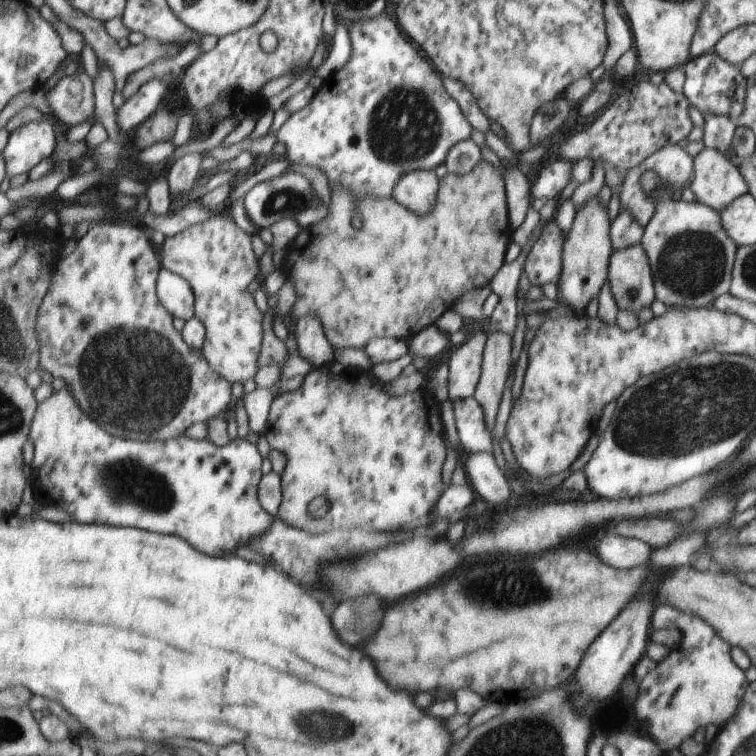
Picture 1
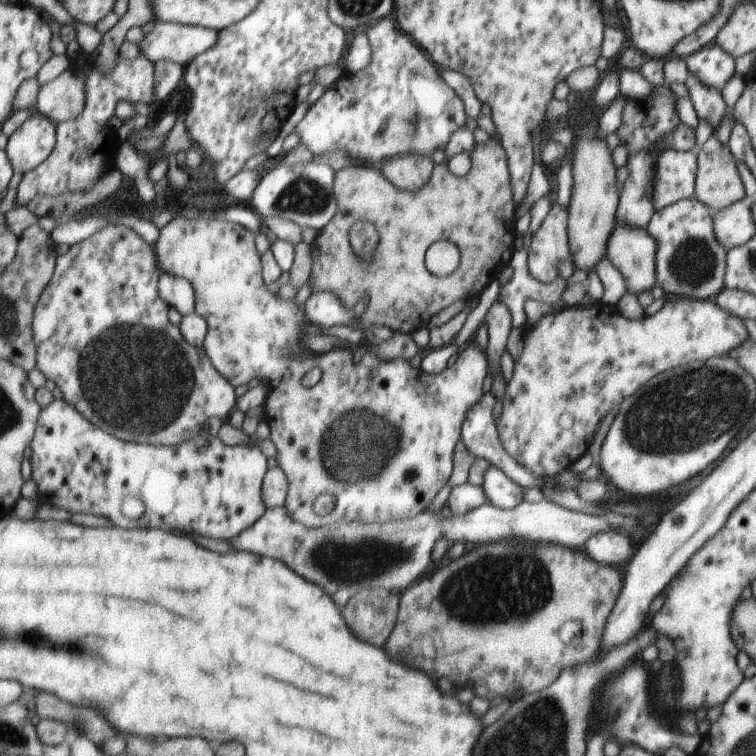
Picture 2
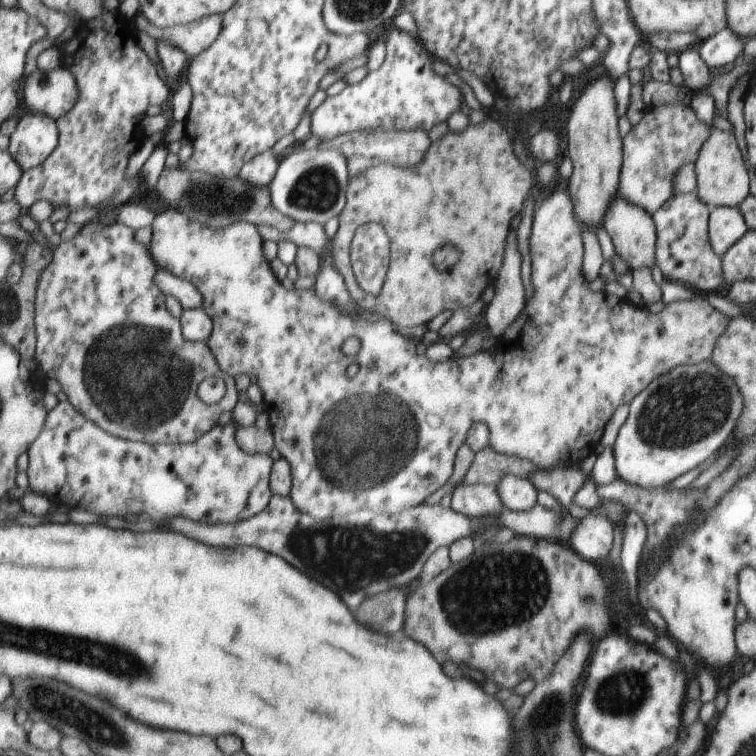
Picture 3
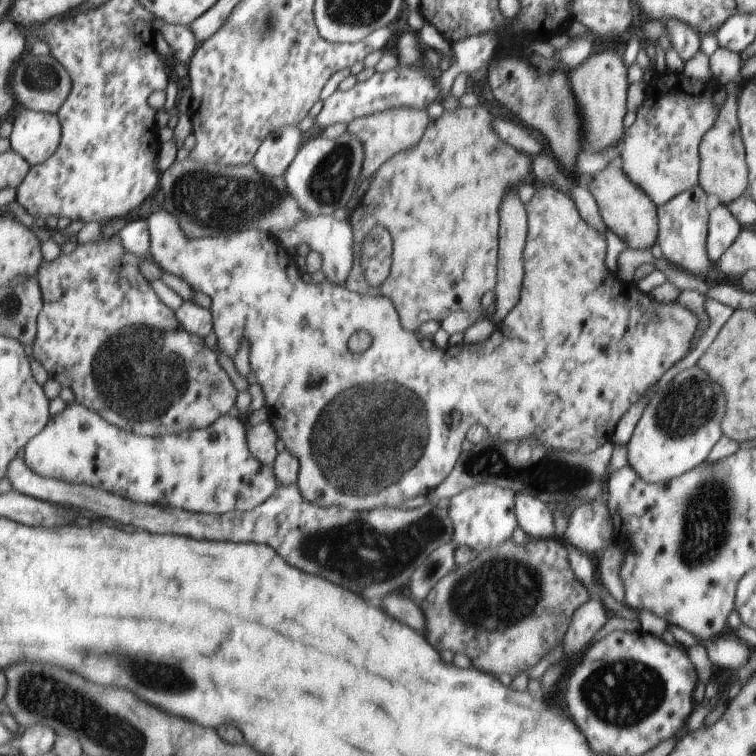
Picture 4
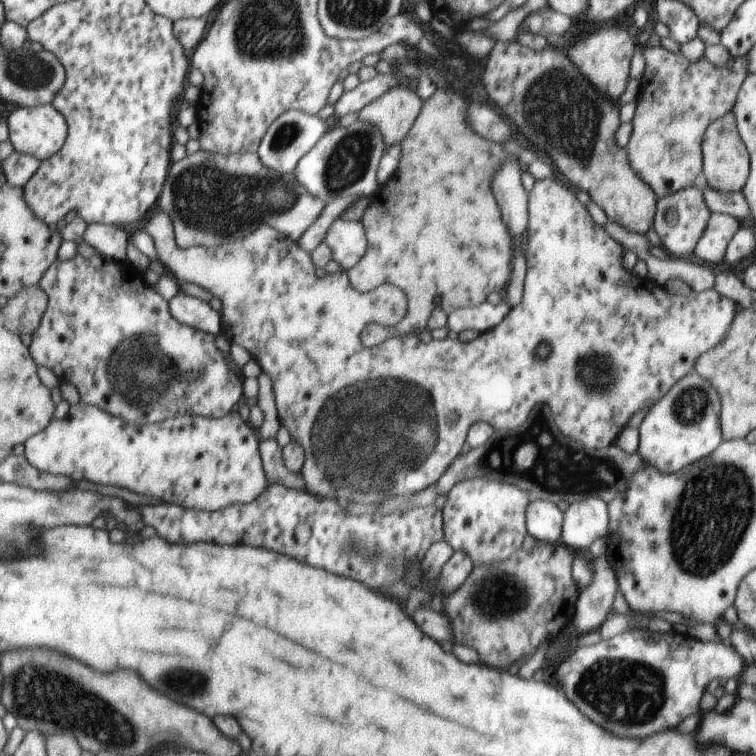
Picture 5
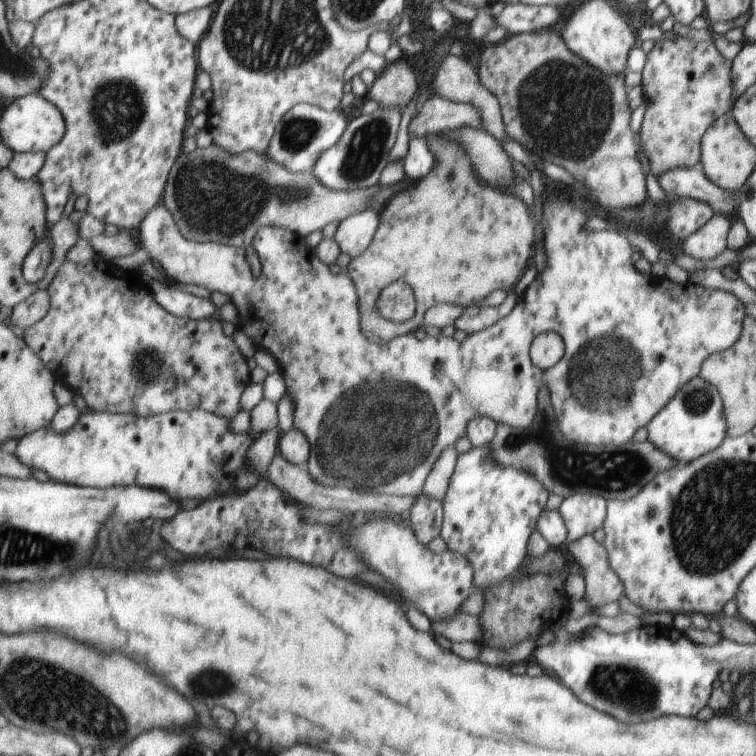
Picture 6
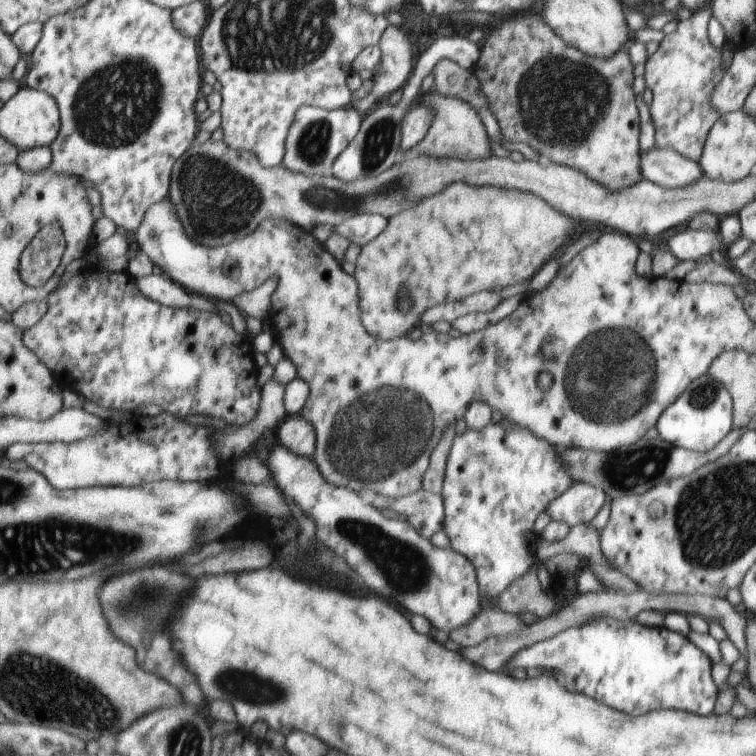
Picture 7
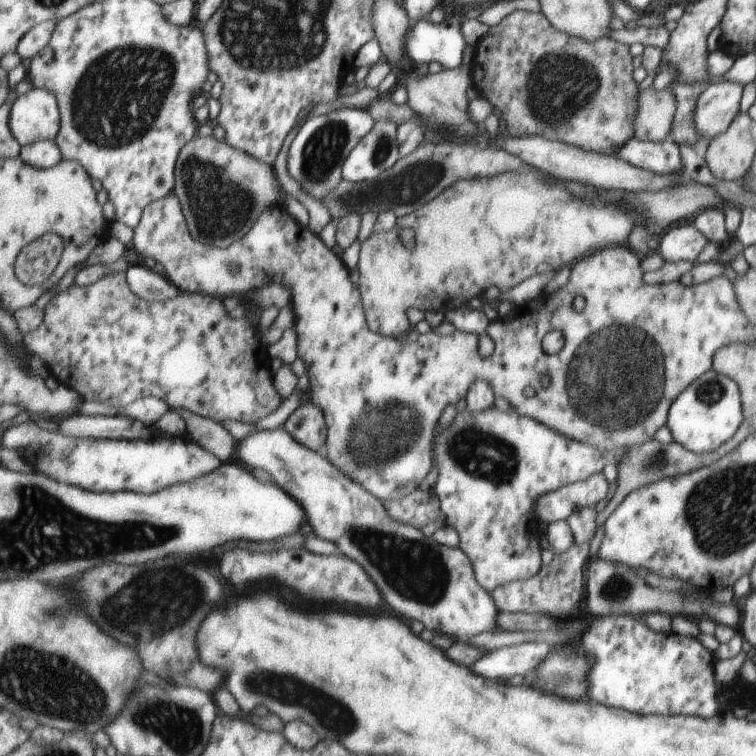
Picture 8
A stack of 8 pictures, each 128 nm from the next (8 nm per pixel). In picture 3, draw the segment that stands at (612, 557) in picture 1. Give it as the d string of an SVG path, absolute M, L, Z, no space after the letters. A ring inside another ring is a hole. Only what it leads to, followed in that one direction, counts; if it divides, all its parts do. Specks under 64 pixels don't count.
M590 512L572 533L569 546L587 561L606 560L613 547L614 527L604 514Z

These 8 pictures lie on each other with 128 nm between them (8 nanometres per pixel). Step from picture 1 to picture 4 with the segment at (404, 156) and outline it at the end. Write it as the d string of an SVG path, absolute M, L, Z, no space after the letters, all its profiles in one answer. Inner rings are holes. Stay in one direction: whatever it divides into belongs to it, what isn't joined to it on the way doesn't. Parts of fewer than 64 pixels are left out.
M412 32L402 33L395 40L392 50L397 54L397 65L392 70L383 73L375 72L368 80L356 83L348 91L335 91L323 101L320 113L315 118L316 124L324 129L332 124L349 125L353 120L366 115L394 111L400 107L426 110L429 104L436 101L441 103L450 94L452 83L462 72L460 64L452 64L439 77L426 76L424 64L422 64L422 50L420 50L418 38Z

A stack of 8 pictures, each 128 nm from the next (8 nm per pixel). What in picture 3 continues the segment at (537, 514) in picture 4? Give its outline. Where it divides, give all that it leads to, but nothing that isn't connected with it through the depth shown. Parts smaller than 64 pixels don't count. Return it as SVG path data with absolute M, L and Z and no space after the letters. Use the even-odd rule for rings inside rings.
M506 475L496 484L502 504L511 511L525 511L532 508L536 502L537 490L529 483L528 479Z

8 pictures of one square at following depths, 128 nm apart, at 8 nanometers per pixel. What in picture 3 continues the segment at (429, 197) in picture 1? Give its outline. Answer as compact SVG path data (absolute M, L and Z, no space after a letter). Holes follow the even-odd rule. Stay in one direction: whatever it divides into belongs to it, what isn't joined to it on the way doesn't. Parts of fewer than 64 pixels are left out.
M417 129L416 131L377 131L365 133L354 131L346 135L337 136L325 143L326 148L340 151L347 160L347 169L350 177L360 174L370 167L393 165L394 167L415 167L423 161L428 152L431 141L428 133Z

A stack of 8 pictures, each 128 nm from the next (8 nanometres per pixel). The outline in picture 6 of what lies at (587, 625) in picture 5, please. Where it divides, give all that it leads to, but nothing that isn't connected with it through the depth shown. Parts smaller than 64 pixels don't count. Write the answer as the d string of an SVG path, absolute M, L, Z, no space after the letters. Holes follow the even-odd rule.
M592 535L583 536L580 540L565 545L562 550L567 549L572 554L573 564L585 577L585 595L584 599L593 609L602 609L609 603L618 602L625 588L622 588L619 576L616 576L615 570L612 570L611 564L608 564L609 553L602 543L598 543Z

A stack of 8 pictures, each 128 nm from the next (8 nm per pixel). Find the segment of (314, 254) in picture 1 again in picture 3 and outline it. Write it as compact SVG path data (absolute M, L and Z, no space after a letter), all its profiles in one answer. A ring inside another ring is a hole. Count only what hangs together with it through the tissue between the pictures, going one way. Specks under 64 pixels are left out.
M486 118L480 125L469 124L462 133L452 133L449 130L441 142L429 146L423 161L415 167L382 165L367 168L356 176L349 176L345 192L347 201L337 216L339 228L331 240L333 267L342 275L350 296L360 310L384 316L400 329L426 325L426 322L430 323L442 311L455 311L460 307L471 306L482 296L484 288L496 280L496 274L502 266L502 252L506 248L510 220L521 211L528 191L534 186L534 180L534 172L521 163L513 151L513 141L508 132L496 120ZM366 223L381 224L390 236L390 266L376 296L360 288L351 269L350 245L356 229ZM446 242L454 244L460 250L460 260L450 272L434 272L428 256L432 258L432 252ZM396 272L400 274L400 278L404 276L404 272L408 272L408 276L420 274L420 280L400 280L398 286L402 288L398 288L396 292Z

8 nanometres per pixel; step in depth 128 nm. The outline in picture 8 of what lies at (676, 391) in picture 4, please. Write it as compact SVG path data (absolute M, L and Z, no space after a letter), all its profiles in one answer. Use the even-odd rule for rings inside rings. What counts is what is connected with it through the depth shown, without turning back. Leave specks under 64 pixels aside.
M710 370L691 382L670 405L666 426L673 440L686 450L696 454L711 453L718 450L738 430L742 422L742 409L744 402L737 382Z

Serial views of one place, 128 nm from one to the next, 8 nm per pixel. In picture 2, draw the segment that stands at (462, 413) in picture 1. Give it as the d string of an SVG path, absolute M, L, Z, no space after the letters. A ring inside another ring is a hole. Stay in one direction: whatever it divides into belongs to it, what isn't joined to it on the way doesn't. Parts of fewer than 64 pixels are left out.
M486 389L481 399L468 410L465 416L464 423L461 424L461 439L468 449L468 452L478 459L487 460L493 464L497 469L500 469L510 480L516 482L519 487L524 488L540 488L541 480L546 477L540 477L533 472L525 469L517 460L514 460L507 452L499 441L499 434L495 425L494 418L492 417L492 410L496 404L496 391Z

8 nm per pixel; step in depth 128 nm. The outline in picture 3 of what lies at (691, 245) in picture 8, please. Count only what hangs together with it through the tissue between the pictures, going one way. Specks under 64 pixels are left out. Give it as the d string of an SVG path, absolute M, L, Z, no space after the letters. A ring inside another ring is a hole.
M715 207L709 227L712 247L720 257L748 232L739 207Z

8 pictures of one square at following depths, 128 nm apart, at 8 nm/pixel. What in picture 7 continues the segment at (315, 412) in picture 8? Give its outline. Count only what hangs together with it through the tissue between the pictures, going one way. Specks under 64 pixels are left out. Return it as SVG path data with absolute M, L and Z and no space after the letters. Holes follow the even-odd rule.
M299 415L285 417L278 426L277 439L282 447L303 457L312 458L317 448L316 429Z

